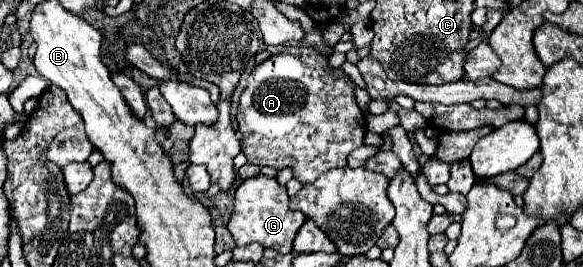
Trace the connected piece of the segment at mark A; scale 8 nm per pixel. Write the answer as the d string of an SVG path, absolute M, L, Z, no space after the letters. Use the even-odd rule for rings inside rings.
M290 45L280 53L274 53L250 73L248 85L242 93L242 103L238 105L236 123L248 163L268 165L274 169L292 167L296 179L304 185L314 183L324 171L346 167L348 155L362 145L366 133L364 113L354 99L354 83L350 77L340 69L330 69L326 57L316 49L298 45Z

